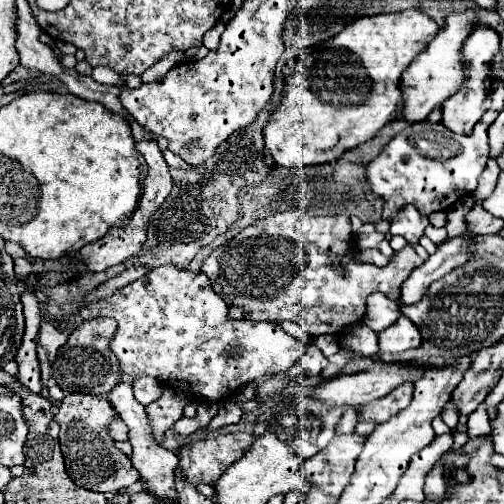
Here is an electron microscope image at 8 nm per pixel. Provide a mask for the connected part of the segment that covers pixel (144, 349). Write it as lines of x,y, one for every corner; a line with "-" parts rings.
172,263
156,267
142,279
124,287
122,291
116,291
106,299
86,305
80,311
80,315
82,319
92,317
116,319
118,329
114,339
110,341
110,347
120,361
122,373
128,379
148,375
166,383
168,387
182,389
192,399
206,399
210,403
218,403
236,395
244,385
256,381
262,375
292,369
304,353
304,345
296,341
292,335
288,335
276,323
266,321
250,323
248,319
230,319
226,301
212,291
210,279
206,279
202,271
192,273
188,269
178,269

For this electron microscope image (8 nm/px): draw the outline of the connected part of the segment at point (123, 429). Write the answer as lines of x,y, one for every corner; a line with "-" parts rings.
120,419
114,421
108,431
110,431
110,435
112,435
116,441
128,441
128,439
130,439
130,437
128,437
128,431
130,431
130,429
128,429
126,423
122,423

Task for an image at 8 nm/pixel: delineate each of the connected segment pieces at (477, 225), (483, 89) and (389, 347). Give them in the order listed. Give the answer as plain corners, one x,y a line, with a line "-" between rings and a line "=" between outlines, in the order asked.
482,205
472,207
472,211
466,215
466,223
476,235
494,235
502,229
502,219
492,217
=
480,25
464,43
464,57
466,57
466,71
464,71
464,85
458,93
450,95
442,103
442,123
452,129
454,133
470,133
480,117
486,113
488,107
488,93
490,93
490,73
492,73
492,59
500,53
500,35
492,27
=
402,315
394,325
378,333
378,343
380,343
380,353
402,353
420,347
422,335
418,327
414,327
414,323
410,323
410,319

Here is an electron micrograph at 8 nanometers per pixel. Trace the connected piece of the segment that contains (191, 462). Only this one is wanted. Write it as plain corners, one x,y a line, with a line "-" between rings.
230,433
196,441
182,449
180,467
192,485
214,483
228,465
248,451
252,441
254,435
250,433

